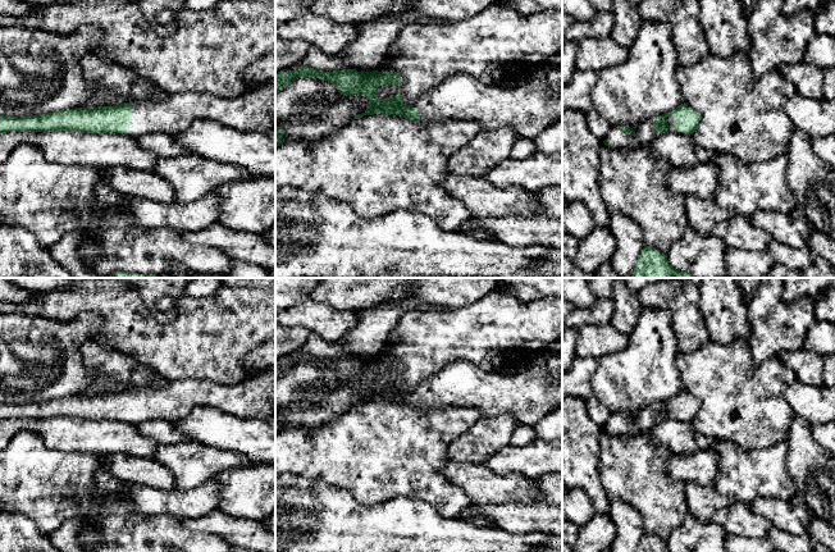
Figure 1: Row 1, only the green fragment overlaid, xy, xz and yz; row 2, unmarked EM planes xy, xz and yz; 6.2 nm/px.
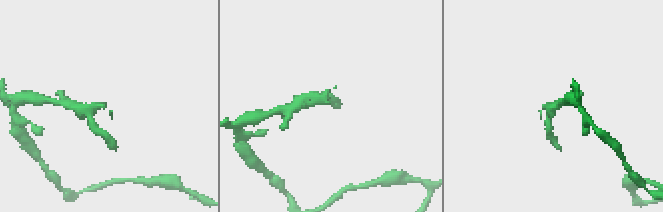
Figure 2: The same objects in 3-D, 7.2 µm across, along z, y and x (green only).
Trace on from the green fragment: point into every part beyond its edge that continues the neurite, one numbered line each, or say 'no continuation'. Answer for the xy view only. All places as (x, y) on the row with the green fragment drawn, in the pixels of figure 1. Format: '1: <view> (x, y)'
1: xy (255, 110)

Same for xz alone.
1: xz (532, 108)

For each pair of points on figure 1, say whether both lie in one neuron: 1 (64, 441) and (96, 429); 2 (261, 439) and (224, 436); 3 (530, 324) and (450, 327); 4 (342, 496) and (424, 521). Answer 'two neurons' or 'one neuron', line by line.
1: one neuron
2: one neuron
3: one neuron
4: one neuron

